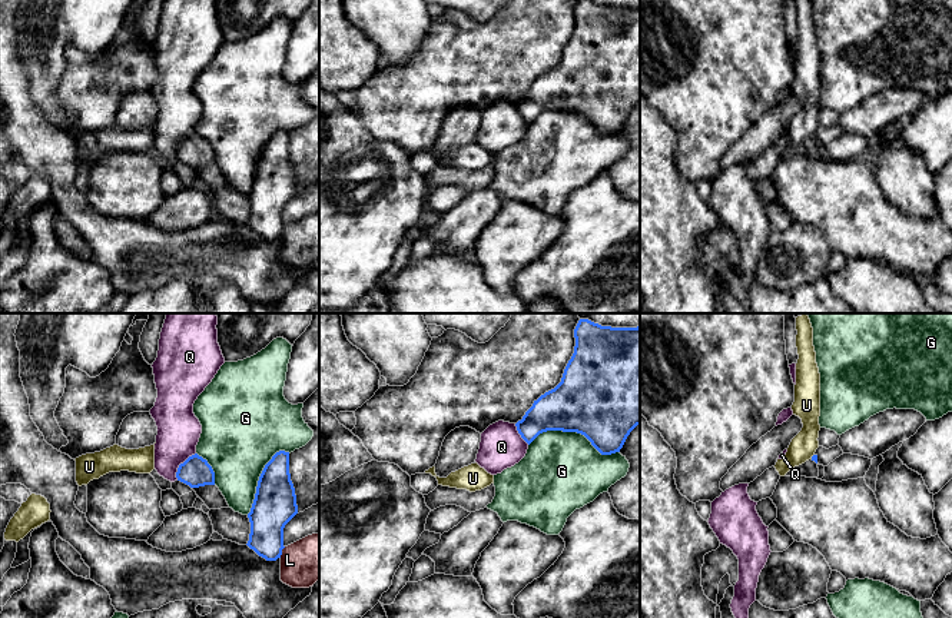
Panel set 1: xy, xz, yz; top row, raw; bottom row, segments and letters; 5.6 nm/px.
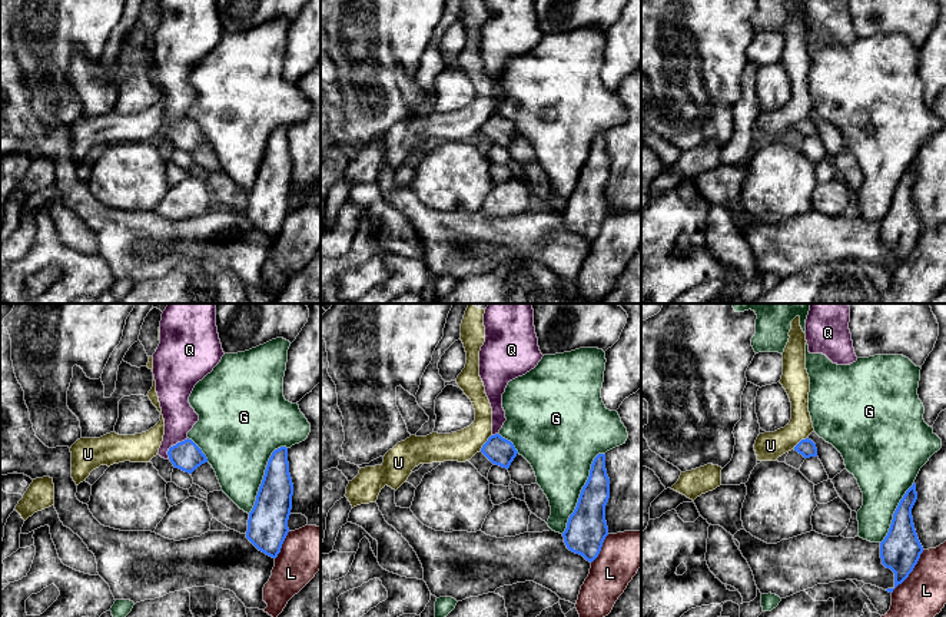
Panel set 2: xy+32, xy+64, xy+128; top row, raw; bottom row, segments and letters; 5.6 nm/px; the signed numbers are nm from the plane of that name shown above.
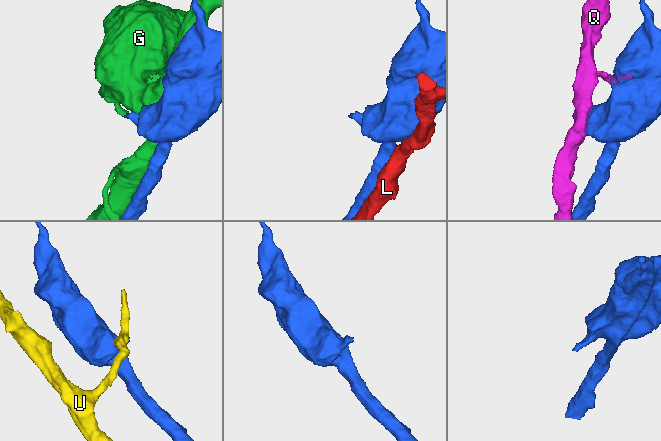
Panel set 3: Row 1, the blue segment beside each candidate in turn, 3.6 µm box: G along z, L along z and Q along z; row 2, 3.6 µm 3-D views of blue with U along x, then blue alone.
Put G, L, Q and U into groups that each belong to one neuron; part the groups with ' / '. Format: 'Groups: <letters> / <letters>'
Groups: G / L / Q / U

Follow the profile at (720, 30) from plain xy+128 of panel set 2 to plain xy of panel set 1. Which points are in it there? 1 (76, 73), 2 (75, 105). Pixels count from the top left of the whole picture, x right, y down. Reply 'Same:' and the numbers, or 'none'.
Same: none

